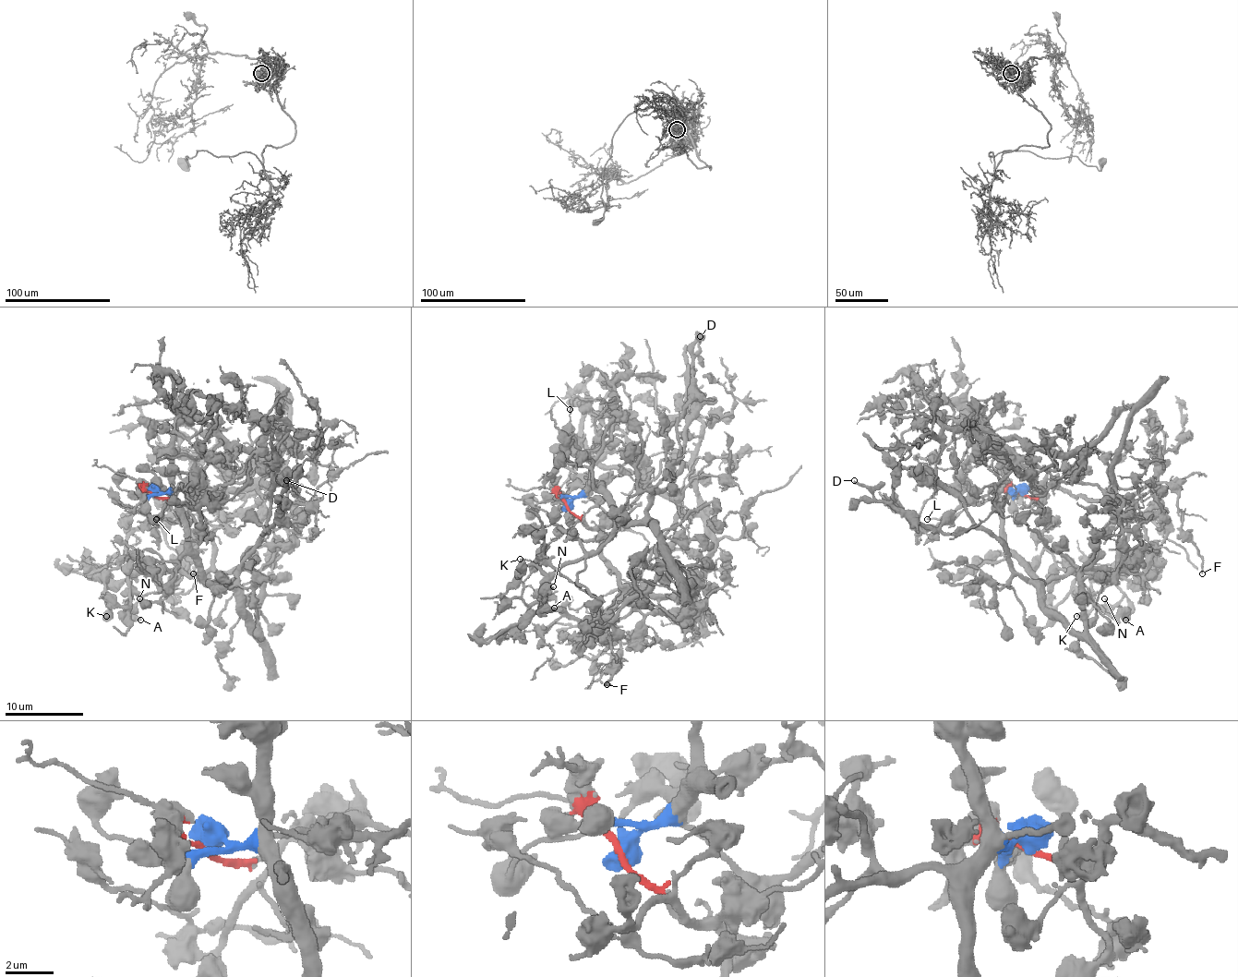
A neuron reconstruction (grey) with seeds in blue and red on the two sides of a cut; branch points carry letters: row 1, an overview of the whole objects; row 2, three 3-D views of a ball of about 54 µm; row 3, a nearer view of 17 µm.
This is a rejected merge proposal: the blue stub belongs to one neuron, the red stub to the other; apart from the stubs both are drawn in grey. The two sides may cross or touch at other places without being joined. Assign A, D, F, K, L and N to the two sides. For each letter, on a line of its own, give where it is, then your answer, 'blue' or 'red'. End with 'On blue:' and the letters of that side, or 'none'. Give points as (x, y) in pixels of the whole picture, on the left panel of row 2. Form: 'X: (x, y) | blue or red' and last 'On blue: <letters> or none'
A: (140, 620) | blue
D: (286, 480) | blue
F: (193, 573) | red
K: (106, 616) | blue
L: (156, 519) | blue
N: (139, 598) | blue
On blue: A, D, K, L, N

